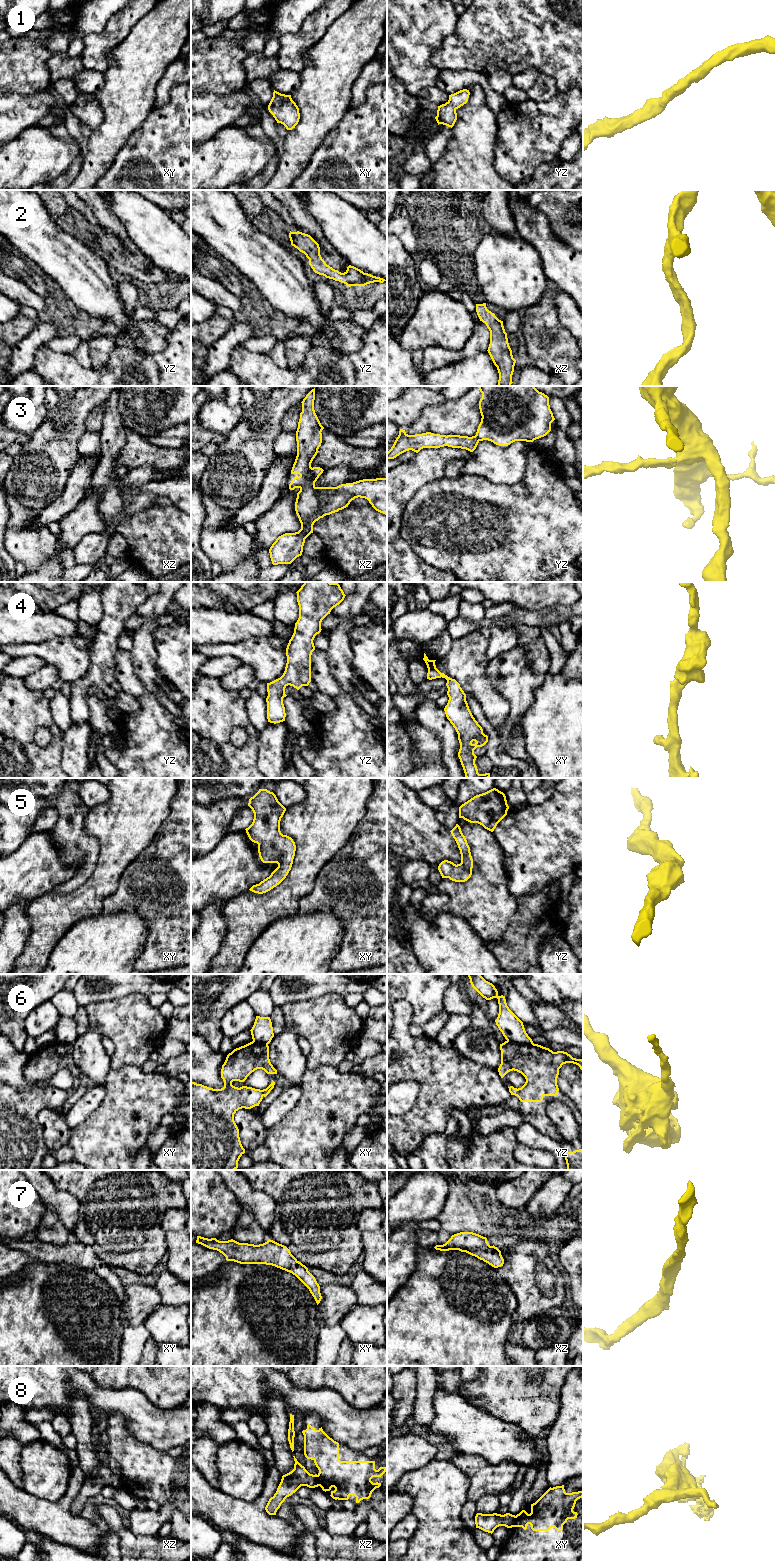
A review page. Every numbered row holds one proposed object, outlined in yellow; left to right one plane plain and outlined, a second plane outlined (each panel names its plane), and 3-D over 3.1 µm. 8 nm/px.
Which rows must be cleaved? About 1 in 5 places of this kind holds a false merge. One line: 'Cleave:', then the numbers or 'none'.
Cleave: 6, 8

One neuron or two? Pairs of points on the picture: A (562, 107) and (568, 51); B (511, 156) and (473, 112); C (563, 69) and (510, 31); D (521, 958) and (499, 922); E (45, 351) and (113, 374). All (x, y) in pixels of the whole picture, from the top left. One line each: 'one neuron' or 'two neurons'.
A: two neurons
B: two neurons
C: one neuron
D: two neurons
E: one neuron

